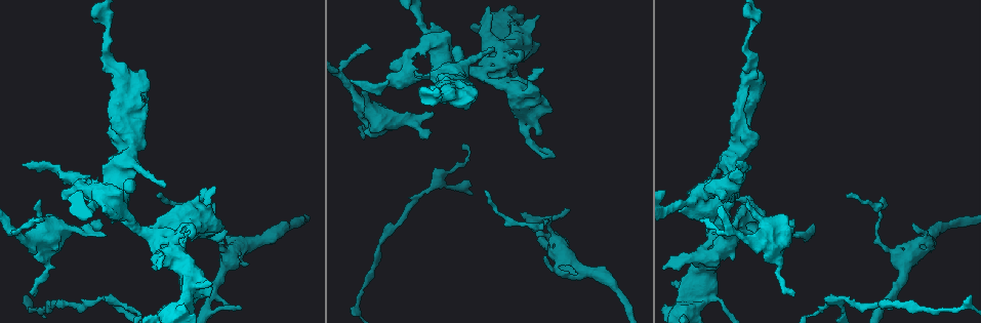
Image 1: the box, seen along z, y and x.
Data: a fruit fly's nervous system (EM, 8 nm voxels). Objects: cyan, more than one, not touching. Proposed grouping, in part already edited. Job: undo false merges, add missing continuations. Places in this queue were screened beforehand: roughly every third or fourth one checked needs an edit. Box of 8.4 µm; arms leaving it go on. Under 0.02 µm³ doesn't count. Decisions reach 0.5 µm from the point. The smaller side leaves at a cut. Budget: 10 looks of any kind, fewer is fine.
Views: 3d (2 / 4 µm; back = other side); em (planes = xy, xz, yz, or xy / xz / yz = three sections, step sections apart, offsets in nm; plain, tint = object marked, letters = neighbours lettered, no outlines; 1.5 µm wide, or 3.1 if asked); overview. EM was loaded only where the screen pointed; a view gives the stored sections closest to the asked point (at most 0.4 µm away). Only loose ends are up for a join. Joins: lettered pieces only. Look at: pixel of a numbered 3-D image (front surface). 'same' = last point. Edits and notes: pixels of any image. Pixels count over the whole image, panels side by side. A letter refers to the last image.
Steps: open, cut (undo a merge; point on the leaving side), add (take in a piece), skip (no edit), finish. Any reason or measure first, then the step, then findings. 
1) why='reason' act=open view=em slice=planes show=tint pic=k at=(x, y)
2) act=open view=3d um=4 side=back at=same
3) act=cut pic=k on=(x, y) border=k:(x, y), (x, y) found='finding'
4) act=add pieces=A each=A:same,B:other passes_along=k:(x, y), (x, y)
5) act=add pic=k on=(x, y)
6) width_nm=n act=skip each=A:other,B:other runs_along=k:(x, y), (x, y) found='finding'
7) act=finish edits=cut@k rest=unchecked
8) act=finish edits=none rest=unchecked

why='thin neck' act=open view=em slice=planes show=tint pic=1 at=(423, 26)

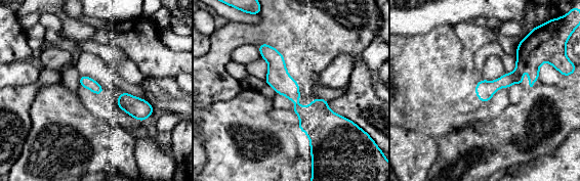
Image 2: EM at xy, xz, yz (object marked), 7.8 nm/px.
act=open view=em slice=planes show=letters at=same

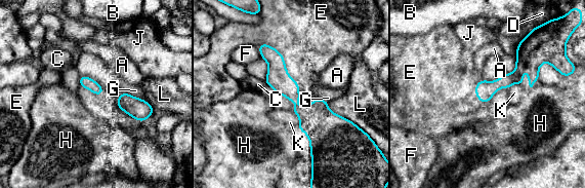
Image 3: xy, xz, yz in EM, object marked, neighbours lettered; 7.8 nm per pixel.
width_nm=90 longest_contact=L:280nm act=skip each=A:other,B:other,C:other,D:other,E:other,F:other,G:other,H:other,J:other,K:other,L:other found='continuous, no second neuron'

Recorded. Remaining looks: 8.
why='thin end' act=open view=em slice=yz step=8 show=letters pic=1 at=(364, 138)

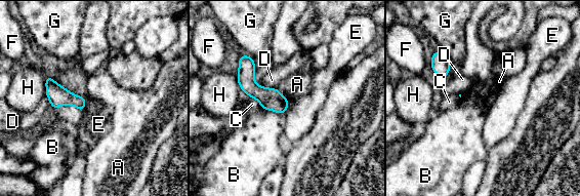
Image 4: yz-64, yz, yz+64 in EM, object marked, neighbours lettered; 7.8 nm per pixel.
why='cut it another way' act=open view=em slice=planes show=letters at=same

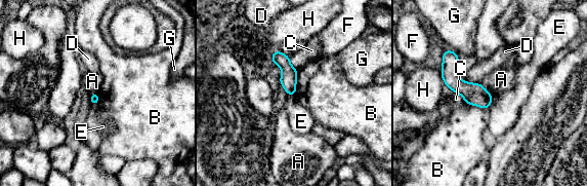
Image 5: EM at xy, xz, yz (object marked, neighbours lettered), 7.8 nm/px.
act=skip each=A:other,B:other,C:other,D:other,E:other,F:other,G:other,H:other runs_along=5:(446, 53), (450, 75), (486, 106) found='none of them fits'

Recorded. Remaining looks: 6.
why='tapers out' act=open view=em slice=xz step=4 show=letters pic=1 at=(747, 199)

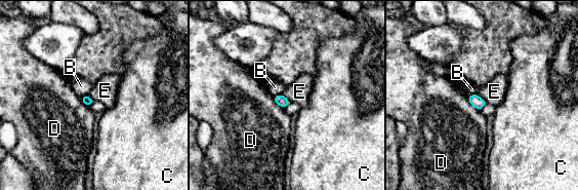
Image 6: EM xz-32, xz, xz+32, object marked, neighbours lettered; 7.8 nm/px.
act=skip each=B:other,C:other,D:other,E:other found='none of them fits'

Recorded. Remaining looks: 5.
why='branch stops here' act=open view=em slice=xy step=4 show=tint pic=1 at=(848, 194)

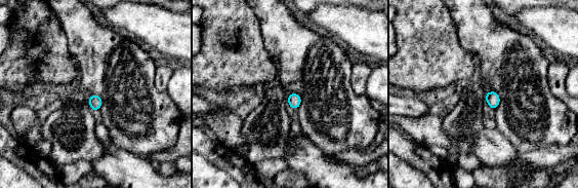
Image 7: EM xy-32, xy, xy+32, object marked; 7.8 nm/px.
act=open view=em slice=planes show=letters at=same

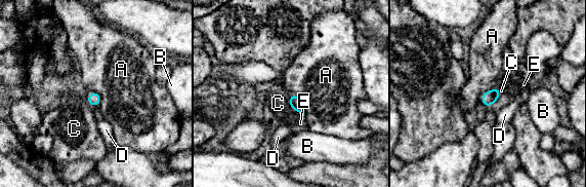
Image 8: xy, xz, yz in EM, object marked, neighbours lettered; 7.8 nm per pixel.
act=skip each=A:other,B:other,C:other,D:other,E:other border=8:(291, 92), (302, 102), (304, 115) found='no lettered piece goes on from it'

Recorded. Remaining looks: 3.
act=finish edits=none rest=unchecked

